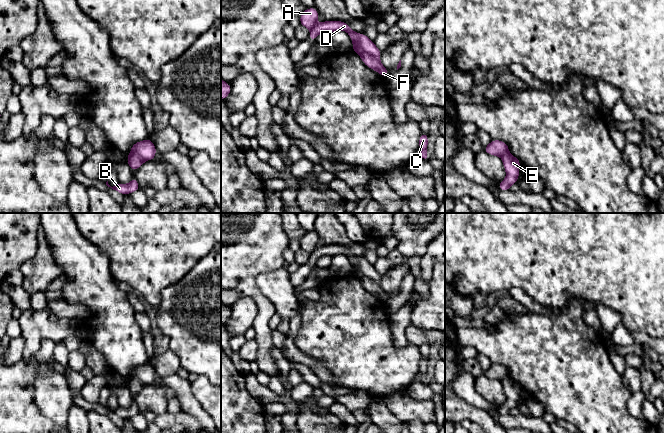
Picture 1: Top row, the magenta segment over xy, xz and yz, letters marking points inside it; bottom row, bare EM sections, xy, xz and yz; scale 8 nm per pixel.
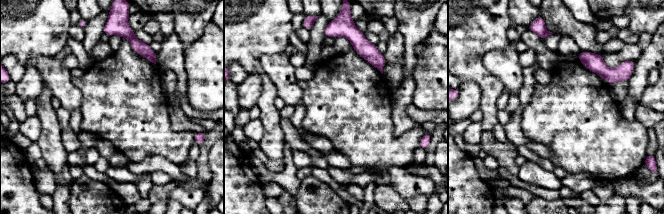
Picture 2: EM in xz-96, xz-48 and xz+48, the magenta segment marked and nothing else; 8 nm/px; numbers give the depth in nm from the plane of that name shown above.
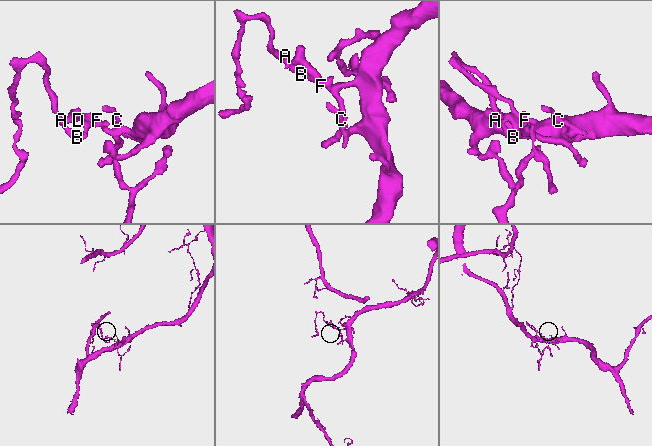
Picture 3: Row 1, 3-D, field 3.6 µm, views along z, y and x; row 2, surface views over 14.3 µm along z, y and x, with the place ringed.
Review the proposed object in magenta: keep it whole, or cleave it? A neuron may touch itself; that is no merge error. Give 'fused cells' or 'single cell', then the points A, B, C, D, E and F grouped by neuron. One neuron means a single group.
fused cells | A B C E F / D

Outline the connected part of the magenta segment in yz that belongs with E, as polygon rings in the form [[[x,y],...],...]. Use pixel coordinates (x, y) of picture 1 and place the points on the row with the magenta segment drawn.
[[[509,152],[502,157],[502,161],[507,176],[502,182],[498,183],[498,187],[501,191],[508,191],[513,184],[517,183],[521,163]]]

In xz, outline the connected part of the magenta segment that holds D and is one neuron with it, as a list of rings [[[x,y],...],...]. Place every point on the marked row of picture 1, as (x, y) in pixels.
[[[323,21],[315,25],[309,35],[310,41],[315,41],[316,37],[322,32],[336,32],[343,30],[348,33],[352,42],[353,48],[361,49],[370,54],[375,59],[380,59],[381,50],[378,49],[374,42],[370,40],[365,34],[360,34],[351,30],[350,26],[343,21]]]

